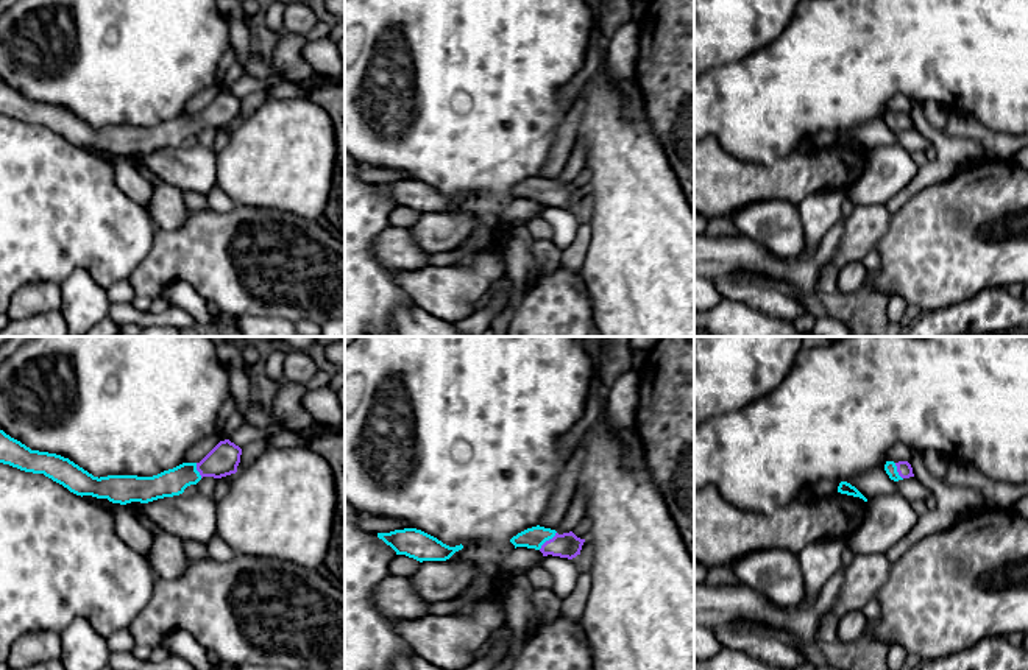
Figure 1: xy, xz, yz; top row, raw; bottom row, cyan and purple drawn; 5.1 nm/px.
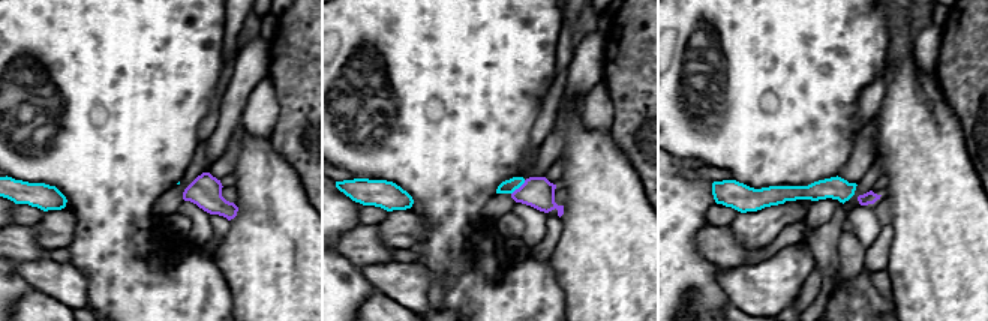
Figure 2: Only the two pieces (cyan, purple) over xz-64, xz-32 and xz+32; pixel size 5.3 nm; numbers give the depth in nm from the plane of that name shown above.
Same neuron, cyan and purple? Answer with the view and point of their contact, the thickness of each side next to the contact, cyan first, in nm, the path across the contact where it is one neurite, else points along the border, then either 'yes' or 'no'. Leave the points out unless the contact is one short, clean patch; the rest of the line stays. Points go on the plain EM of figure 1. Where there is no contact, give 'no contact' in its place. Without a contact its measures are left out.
contact xz (548, 190); calibres 110 and 130 nm; way xz (532, 189), (548, 190), (554, 195), (568, 197); yes

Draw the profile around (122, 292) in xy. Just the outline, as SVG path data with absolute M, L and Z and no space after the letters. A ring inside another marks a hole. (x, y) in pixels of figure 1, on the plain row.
M128 279L117 280L106 288L109 304L131 304L136 298L134 288Z

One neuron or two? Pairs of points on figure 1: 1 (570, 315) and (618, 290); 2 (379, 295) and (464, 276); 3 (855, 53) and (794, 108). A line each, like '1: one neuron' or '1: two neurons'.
1: two neurons
2: two neurons
3: one neuron

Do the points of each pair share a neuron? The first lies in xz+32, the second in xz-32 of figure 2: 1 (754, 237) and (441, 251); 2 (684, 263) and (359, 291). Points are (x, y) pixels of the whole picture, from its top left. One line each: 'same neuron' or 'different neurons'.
1: different neurons
2: same neuron

